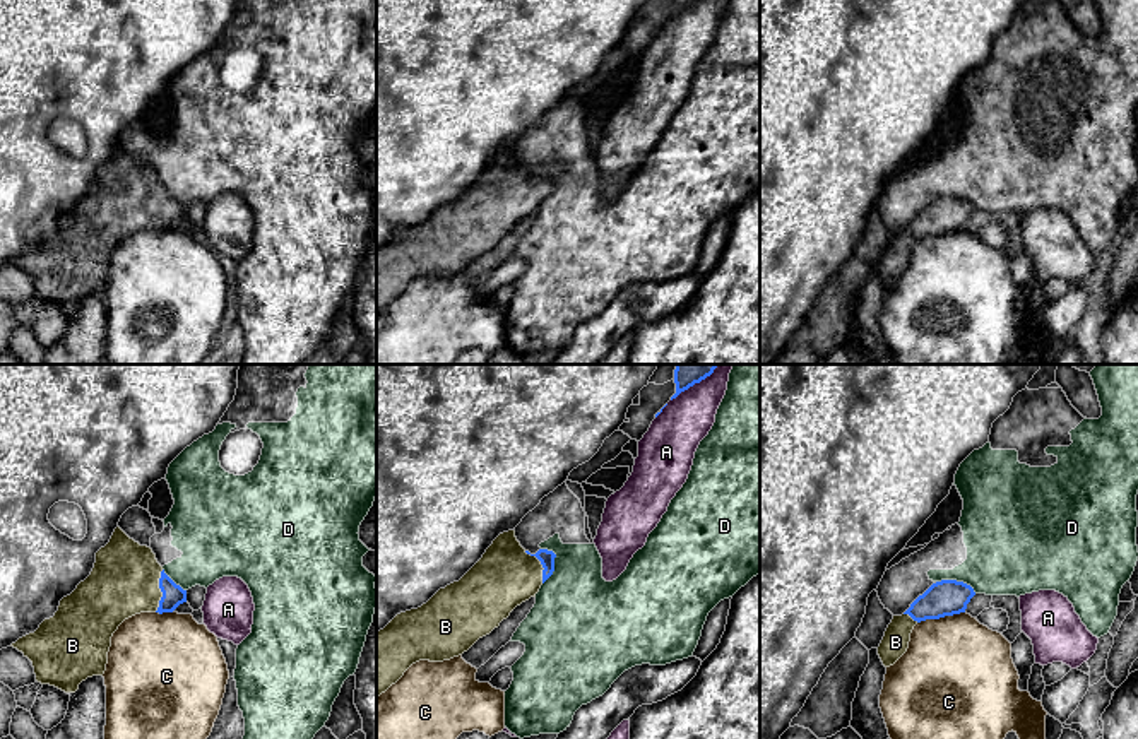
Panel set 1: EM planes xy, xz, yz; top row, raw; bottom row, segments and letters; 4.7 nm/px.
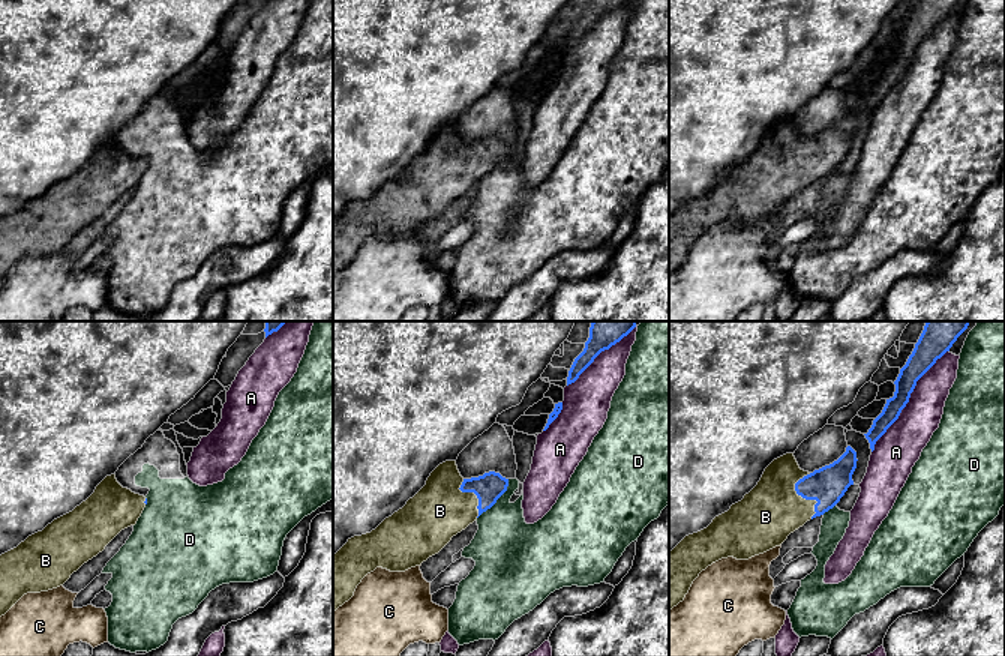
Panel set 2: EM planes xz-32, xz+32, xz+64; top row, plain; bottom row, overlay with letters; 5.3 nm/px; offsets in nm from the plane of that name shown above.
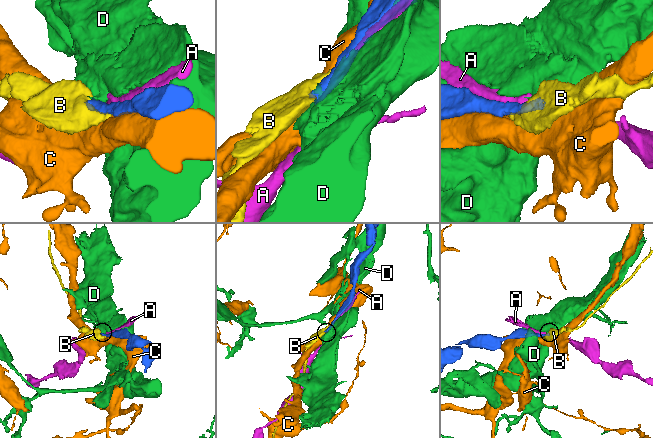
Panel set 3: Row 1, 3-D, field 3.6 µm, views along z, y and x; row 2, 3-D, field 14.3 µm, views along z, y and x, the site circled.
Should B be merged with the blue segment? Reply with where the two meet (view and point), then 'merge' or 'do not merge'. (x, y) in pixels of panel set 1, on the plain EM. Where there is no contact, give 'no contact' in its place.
xy (161, 207) | merge

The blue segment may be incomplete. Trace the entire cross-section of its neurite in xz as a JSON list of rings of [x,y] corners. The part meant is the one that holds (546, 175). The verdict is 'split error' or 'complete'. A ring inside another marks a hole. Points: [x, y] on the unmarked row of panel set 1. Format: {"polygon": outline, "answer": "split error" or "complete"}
{"polygon": [[[515,147],[500,151],[483,174],[426,221],[397,231],[376,248],[376,315],[419,277],[443,279],[467,269],[554,188],[556,171],[525,168]]], "answer": "split error"}

